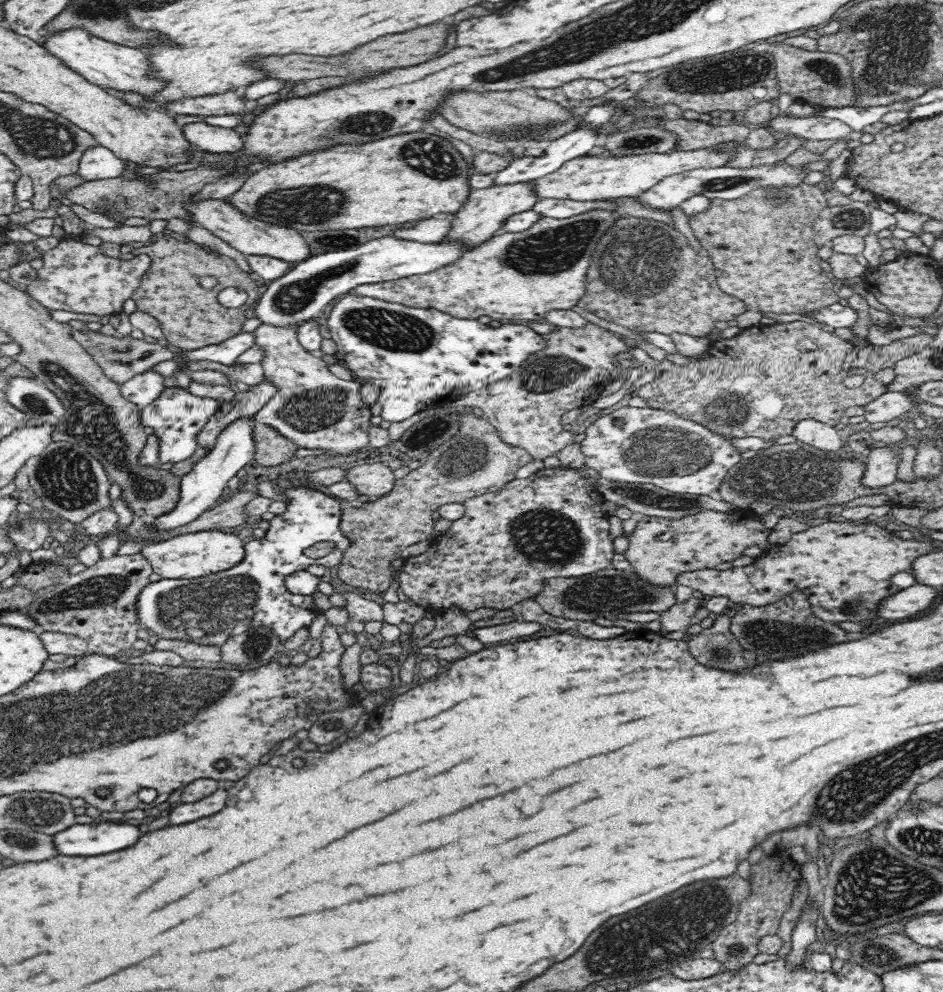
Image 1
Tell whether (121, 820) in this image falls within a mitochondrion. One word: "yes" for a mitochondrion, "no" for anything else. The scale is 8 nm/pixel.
no

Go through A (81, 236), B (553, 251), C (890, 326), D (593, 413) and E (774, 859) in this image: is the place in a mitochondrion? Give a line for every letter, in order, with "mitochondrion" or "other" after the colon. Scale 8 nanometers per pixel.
A: other
B: mitochondrion
C: other
D: other
E: other

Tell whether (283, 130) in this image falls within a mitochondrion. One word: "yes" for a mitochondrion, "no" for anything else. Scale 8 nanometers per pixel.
no

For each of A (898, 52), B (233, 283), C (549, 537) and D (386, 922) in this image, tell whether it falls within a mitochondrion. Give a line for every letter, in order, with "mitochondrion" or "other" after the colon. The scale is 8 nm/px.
A: mitochondrion
B: other
C: mitochondrion
D: other

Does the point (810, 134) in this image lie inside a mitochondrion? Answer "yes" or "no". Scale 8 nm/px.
no

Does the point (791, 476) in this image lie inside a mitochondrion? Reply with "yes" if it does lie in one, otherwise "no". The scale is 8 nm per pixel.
yes

